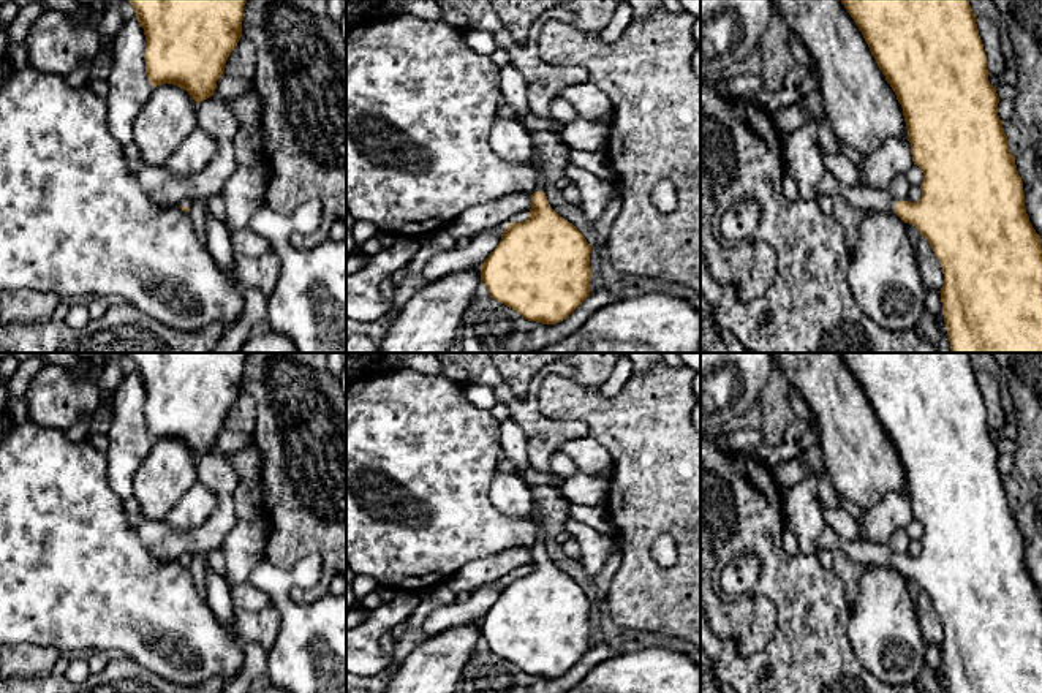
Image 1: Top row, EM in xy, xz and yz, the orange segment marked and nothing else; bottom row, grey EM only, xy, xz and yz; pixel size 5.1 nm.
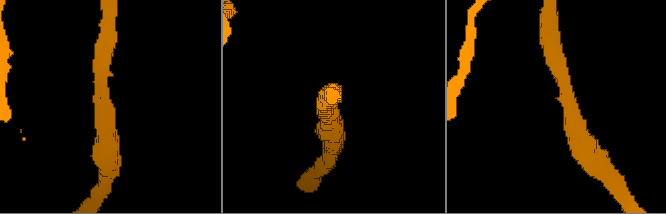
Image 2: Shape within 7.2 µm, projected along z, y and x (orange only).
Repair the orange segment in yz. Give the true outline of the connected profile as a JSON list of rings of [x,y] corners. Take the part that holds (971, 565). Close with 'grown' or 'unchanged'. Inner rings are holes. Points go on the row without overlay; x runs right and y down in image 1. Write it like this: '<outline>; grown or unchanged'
[[[840,353],[862,386],[898,457],[914,519],[923,527],[917,557],[895,555],[887,544],[846,541],[830,527],[816,540],[817,552],[841,551],[866,565],[893,565],[914,579],[939,614],[942,669],[949,693],[1042,693],[1042,593],[1025,563],[1023,535],[998,470],[999,451],[988,435],[987,410],[969,353]]]; grown

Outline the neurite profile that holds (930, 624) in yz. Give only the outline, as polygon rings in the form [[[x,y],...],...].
[[[922,590],[919,596],[914,600],[917,623],[923,638],[930,644],[941,646],[944,639],[944,628],[939,614],[934,611],[930,596]]]

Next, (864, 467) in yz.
[[[772,353],[816,418],[822,470],[836,494],[870,509],[890,492],[908,494],[903,462],[879,424],[862,386],[840,353]]]

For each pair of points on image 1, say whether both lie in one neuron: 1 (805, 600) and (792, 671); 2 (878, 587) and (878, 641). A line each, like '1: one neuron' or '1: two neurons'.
1: one neuron
2: one neuron

